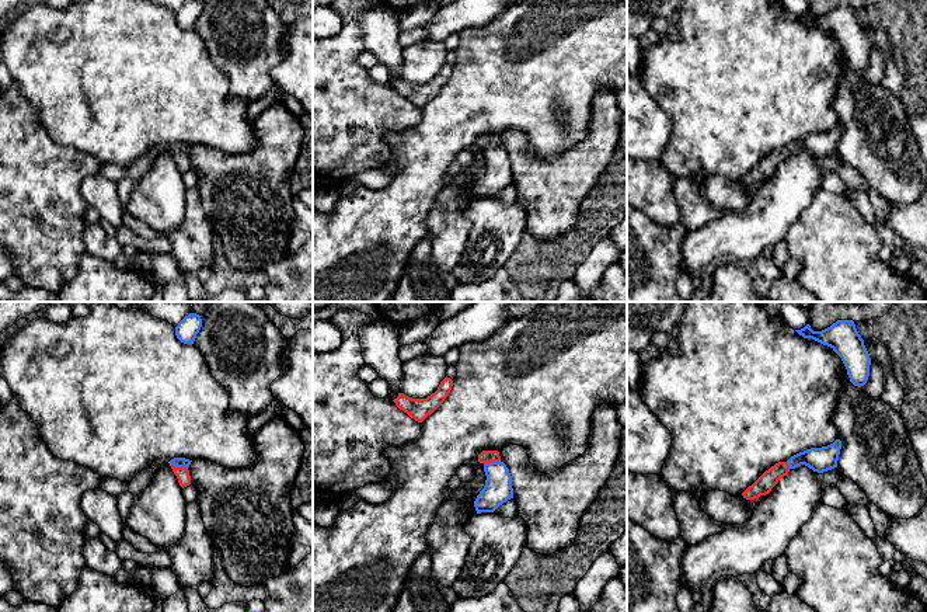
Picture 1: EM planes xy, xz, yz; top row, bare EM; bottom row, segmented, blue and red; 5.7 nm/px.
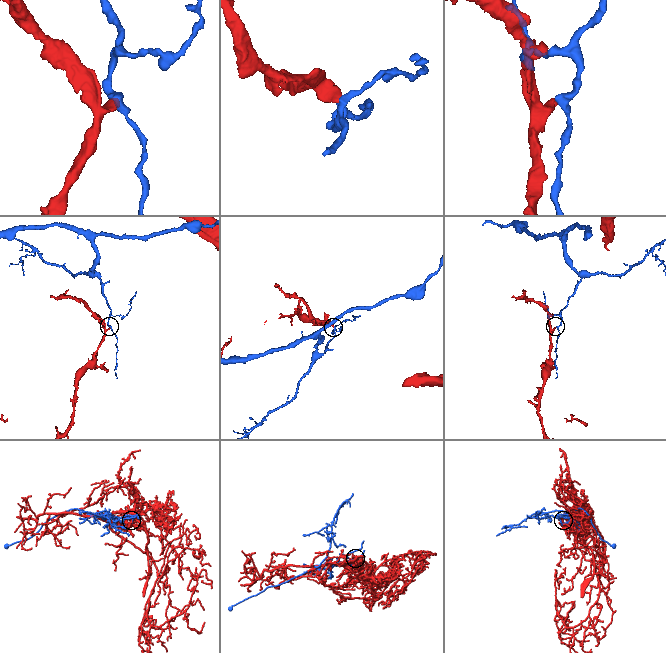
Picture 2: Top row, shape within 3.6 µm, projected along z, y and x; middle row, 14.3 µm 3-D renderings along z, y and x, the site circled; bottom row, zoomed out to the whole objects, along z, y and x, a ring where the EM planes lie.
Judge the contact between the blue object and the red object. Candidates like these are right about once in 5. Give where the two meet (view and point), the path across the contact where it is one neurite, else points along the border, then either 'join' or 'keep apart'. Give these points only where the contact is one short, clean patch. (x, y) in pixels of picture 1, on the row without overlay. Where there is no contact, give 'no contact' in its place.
xy (178, 152) | along xy (170, 149), (187, 155) | keep apart

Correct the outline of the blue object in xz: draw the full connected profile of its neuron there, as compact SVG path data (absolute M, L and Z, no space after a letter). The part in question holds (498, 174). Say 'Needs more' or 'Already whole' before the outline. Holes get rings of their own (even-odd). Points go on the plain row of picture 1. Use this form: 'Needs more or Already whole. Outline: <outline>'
Already whole. Outline: M503 147L484 149L485 171L477 181L477 199L494 198L499 191L513 184L512 161Z

